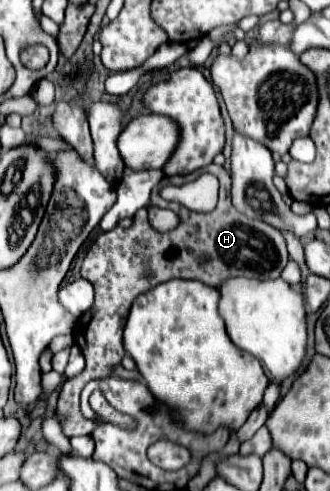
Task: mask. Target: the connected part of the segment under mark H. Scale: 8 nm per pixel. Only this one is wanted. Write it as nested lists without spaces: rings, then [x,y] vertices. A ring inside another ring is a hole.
[[[207,165],[199,171],[193,171],[189,175],[177,175],[177,177],[163,177],[163,181],[153,189],[153,205],[155,207],[167,207],[177,213],[179,225],[167,233],[161,233],[153,229],[147,217],[147,209],[139,209],[133,217],[133,227],[115,227],[107,233],[101,233],[97,241],[89,247],[83,265],[81,275],[83,279],[91,281],[95,285],[97,301],[93,309],[85,315],[85,333],[75,333],[79,339],[81,353],[85,357],[85,369],[73,377],[67,379],[61,387],[59,401],[55,407],[55,415],[59,417],[59,425],[67,437],[73,435],[91,435],[93,429],[99,425],[99,421],[85,419],[79,413],[79,395],[83,387],[91,379],[101,377],[113,377],[113,369],[121,365],[123,357],[127,355],[123,347],[123,329],[127,323],[127,315],[131,311],[131,303],[145,291],[157,287],[159,283],[165,283],[169,279],[197,279],[211,287],[221,287],[231,277],[249,277],[249,279],[277,279],[281,277],[281,271],[287,265],[287,245],[279,229],[273,225],[261,221],[261,219],[249,219],[243,213],[239,213],[231,203],[231,175],[219,167],[219,165]],[[203,173],[213,173],[219,179],[219,203],[209,213],[195,213],[183,207],[181,203],[169,203],[165,201],[159,191],[165,185],[183,185],[193,179],[197,179]]]

